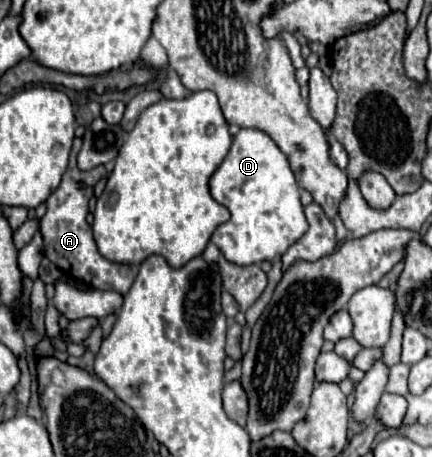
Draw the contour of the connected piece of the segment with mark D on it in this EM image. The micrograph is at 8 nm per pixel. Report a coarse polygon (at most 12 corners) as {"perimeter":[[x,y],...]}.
{"perimeter":[[241,129],[209,187],[235,265],[273,261],[309,229],[289,161]]}

